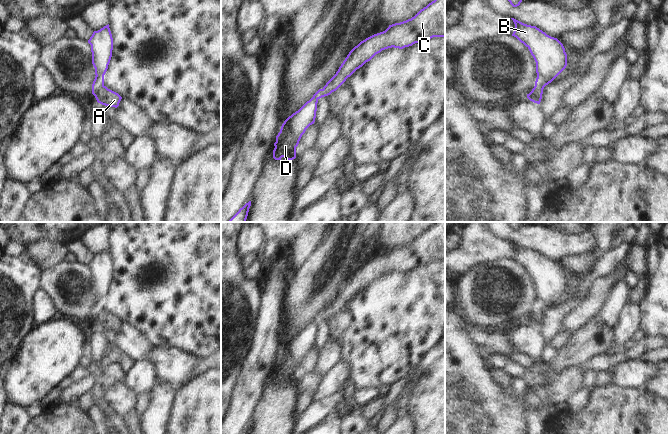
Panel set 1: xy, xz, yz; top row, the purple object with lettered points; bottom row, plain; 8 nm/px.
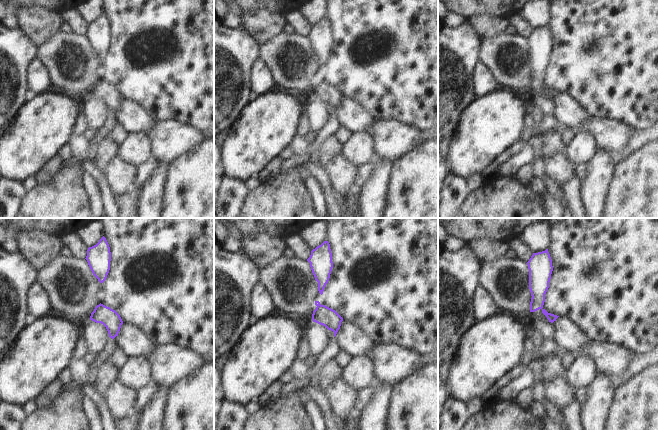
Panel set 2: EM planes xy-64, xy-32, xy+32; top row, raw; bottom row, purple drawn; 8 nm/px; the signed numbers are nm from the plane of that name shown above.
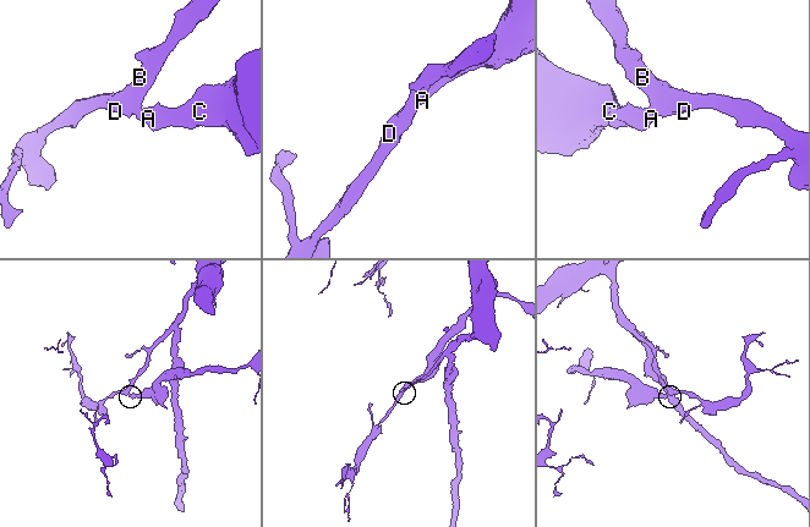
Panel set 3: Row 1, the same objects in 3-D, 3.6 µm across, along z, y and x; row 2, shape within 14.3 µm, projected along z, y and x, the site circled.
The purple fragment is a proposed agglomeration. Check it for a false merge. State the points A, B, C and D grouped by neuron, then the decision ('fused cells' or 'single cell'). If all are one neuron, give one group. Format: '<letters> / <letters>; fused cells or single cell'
A C / B D; fused cells

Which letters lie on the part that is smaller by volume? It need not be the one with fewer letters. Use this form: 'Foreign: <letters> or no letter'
Foreign: A, C

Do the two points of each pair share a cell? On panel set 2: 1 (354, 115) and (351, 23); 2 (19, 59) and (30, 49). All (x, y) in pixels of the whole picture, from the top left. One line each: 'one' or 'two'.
1: two
2: one

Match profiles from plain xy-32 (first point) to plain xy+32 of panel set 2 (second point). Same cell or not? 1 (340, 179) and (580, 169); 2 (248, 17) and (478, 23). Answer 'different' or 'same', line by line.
1: different
2: same

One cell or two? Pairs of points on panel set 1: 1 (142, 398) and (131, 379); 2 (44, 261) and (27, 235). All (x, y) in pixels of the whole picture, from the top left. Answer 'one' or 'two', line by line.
1: two
2: two

